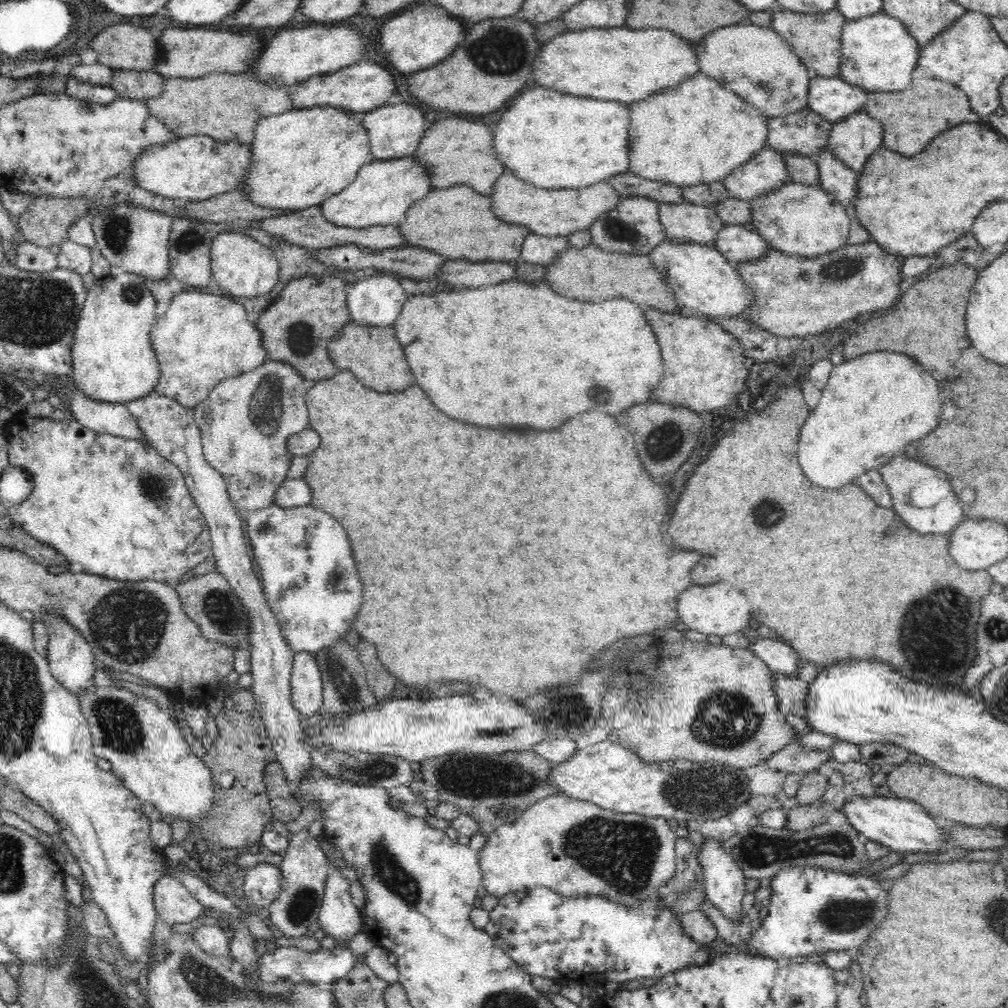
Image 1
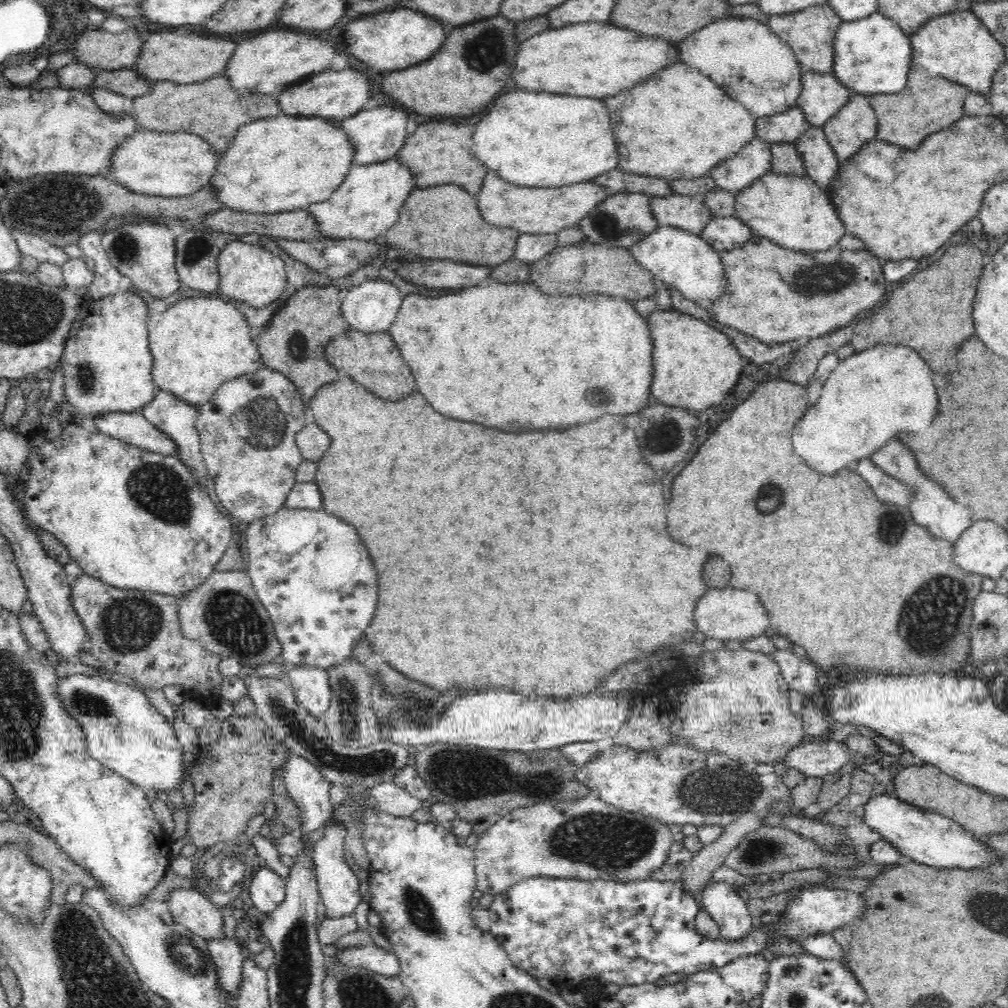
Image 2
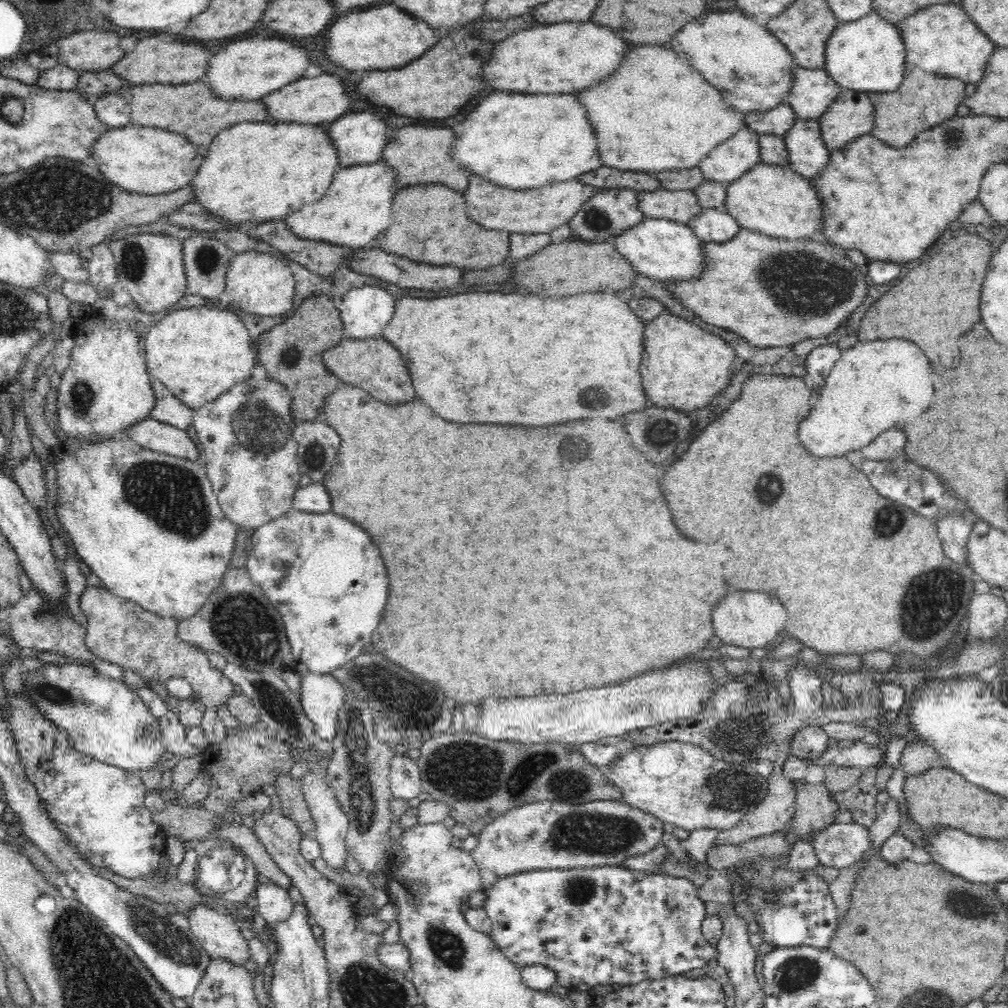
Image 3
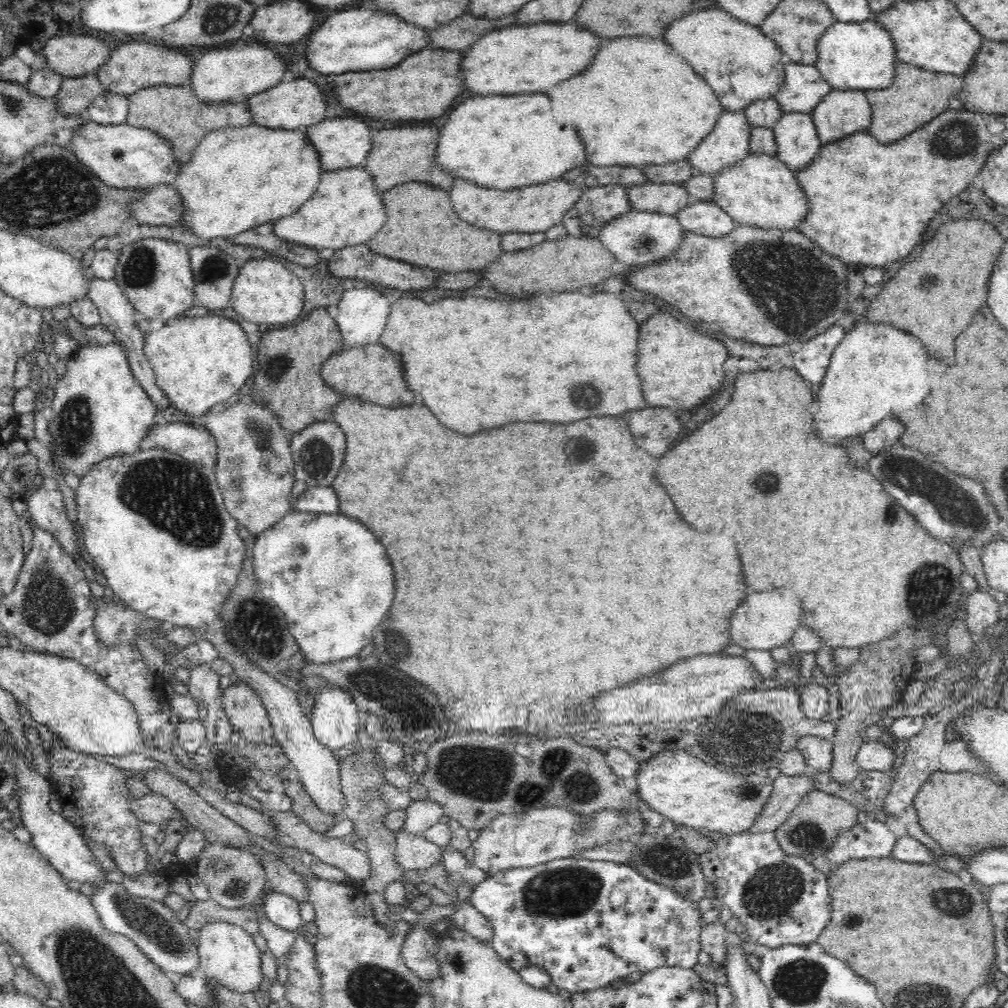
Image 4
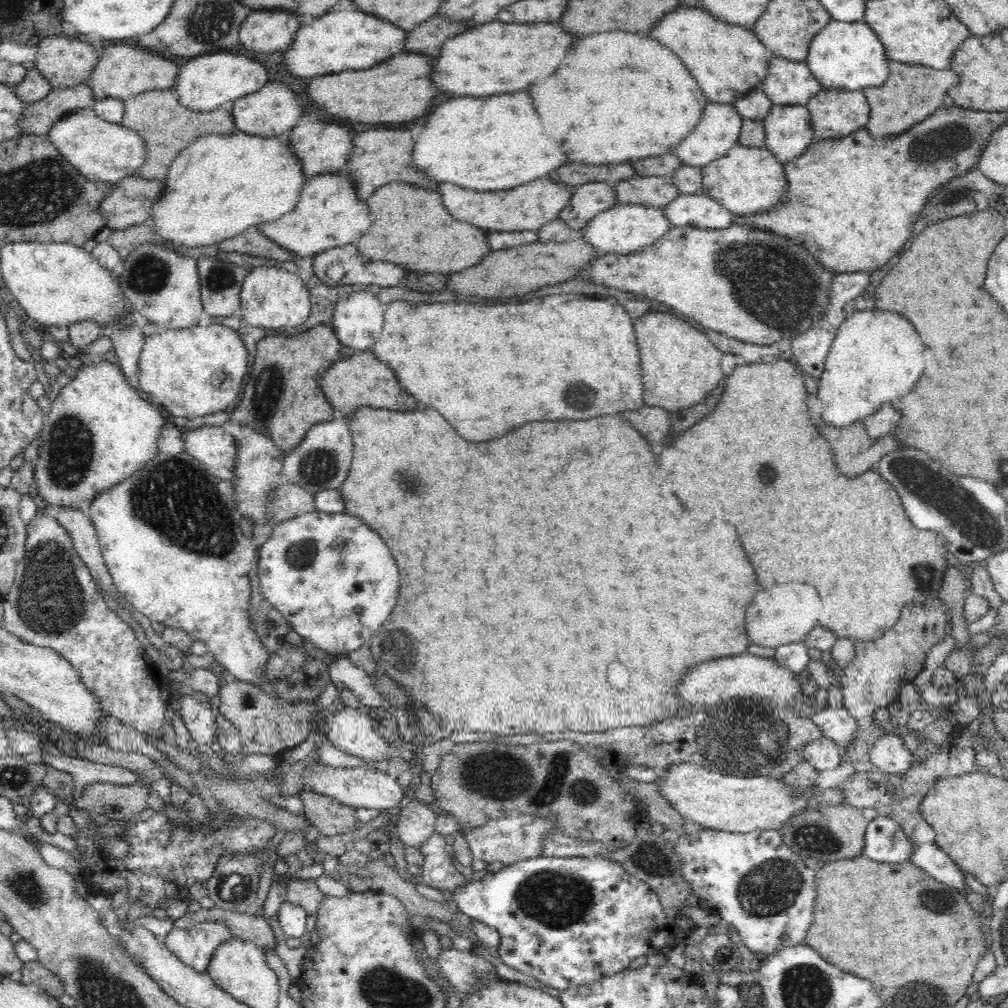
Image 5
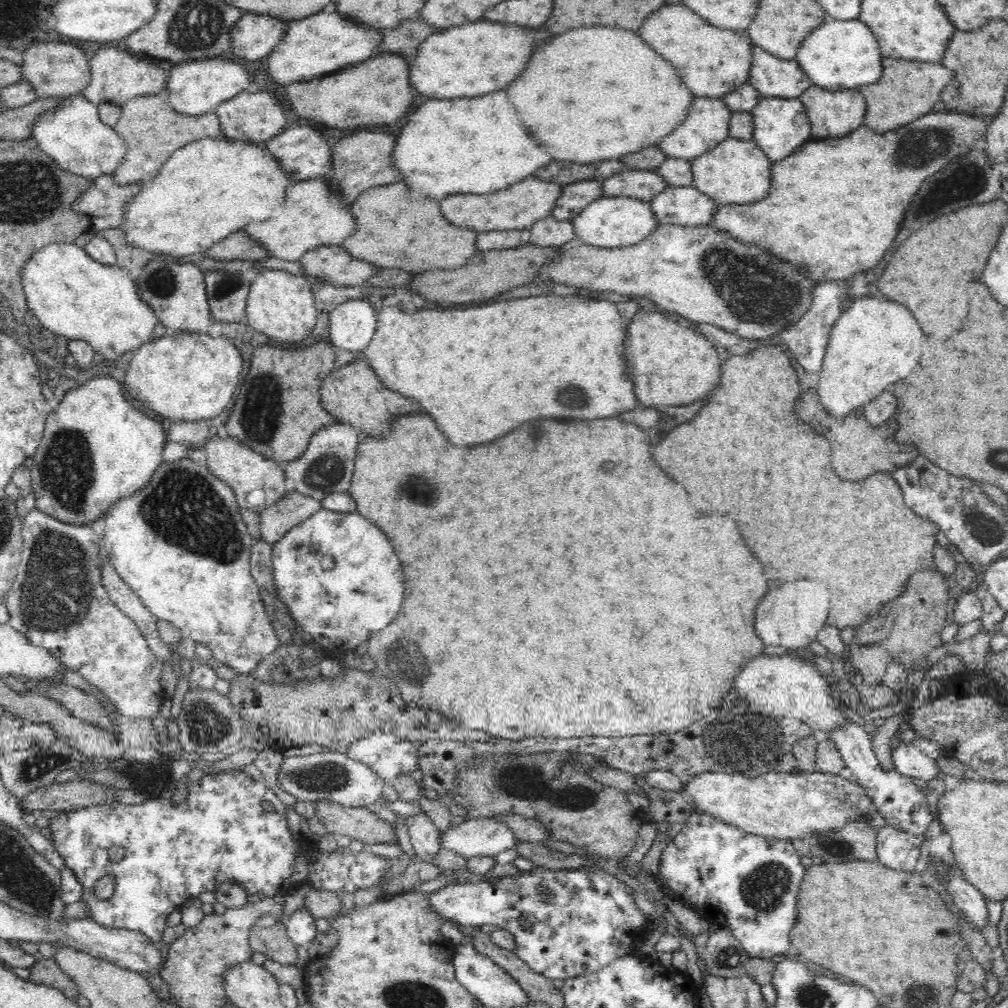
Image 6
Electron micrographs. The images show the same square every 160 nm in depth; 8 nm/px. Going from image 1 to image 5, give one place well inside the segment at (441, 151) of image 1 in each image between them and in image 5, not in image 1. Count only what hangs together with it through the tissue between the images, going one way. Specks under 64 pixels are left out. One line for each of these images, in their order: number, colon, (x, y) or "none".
2: (435, 154)
3: (418, 155)
4: (398, 155)
5: (377, 156)

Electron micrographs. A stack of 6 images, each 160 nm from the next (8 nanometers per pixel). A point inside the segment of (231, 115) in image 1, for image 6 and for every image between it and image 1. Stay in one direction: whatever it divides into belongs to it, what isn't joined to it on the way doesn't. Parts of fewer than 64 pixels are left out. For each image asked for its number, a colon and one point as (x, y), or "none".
2: (211, 109)
3: (190, 110)
4: (171, 112)
5: (164, 125)
6: (151, 131)

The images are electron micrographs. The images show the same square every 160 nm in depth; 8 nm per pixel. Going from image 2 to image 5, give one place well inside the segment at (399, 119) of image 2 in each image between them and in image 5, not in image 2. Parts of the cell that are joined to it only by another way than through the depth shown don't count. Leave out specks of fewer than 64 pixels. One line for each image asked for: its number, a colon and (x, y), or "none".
3: (359, 138)
4: (340, 143)
5: (320, 148)

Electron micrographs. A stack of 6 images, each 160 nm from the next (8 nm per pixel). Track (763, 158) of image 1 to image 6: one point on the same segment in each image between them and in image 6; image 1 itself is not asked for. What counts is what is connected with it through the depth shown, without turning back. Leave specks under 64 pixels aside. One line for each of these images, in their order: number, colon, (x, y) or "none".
2: (753, 160)
3: (728, 160)
4: (728, 141)
5: (718, 129)
6: (705, 124)

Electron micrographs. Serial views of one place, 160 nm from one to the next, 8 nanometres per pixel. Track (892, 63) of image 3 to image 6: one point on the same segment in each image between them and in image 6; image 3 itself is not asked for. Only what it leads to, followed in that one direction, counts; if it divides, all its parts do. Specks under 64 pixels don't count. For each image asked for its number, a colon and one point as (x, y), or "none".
4: (850, 55)
5: (844, 56)
6: (837, 55)

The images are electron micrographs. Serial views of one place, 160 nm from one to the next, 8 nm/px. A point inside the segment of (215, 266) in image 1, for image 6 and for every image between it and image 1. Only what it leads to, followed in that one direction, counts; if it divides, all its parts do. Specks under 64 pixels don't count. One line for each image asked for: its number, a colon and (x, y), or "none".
2: (251, 275)
3: (260, 284)
4: (266, 292)
5: (271, 297)
6: (281, 305)

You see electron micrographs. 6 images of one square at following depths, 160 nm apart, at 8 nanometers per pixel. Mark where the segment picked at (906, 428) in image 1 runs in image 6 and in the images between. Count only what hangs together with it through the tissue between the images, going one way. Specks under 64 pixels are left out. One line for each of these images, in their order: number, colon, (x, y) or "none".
2: (871, 396)
3: (875, 385)
4: (877, 368)
5: (876, 355)
6: (875, 342)

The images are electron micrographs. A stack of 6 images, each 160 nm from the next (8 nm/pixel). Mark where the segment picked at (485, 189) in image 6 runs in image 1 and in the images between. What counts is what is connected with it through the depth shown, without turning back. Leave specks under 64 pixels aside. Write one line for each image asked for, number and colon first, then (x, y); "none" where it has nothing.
1: (552, 140)
2: (533, 140)
3: (518, 141)
4: (506, 142)
5: (489, 143)

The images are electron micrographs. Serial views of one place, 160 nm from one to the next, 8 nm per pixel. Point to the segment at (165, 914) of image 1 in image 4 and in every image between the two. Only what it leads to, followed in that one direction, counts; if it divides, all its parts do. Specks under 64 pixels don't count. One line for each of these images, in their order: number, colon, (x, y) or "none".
2: (190, 908)
3: (218, 931)
4: (228, 956)

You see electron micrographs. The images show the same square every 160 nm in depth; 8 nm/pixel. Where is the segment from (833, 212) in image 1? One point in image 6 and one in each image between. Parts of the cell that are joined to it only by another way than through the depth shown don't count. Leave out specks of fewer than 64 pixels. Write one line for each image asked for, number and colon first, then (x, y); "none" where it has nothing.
2: (791, 210)
3: (775, 200)
4: (760, 190)
5: (747, 179)
6: (734, 171)

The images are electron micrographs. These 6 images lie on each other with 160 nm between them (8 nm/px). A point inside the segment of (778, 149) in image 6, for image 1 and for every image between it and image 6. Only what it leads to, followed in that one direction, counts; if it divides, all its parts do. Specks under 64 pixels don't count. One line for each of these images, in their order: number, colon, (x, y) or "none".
1: (835, 177)
2: (821, 163)
3: (807, 153)
4: (796, 139)
5: (788, 132)

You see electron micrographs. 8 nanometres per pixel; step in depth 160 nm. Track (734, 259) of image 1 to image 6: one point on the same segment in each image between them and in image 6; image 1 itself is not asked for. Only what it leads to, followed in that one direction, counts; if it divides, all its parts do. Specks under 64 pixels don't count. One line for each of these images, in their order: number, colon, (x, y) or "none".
2: (722, 232)
3: (711, 225)
4: (705, 217)
5: (700, 210)
6: (676, 205)

